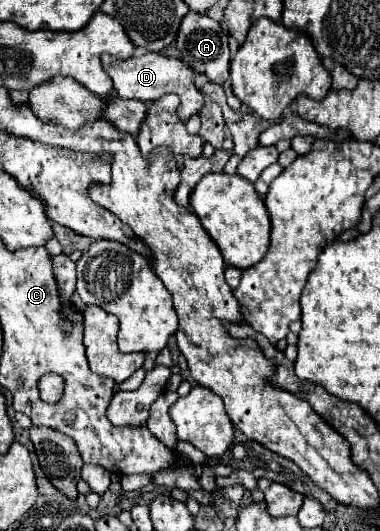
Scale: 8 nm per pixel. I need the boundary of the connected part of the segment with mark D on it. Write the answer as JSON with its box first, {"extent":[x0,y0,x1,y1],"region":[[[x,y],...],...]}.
{"extent":[102,53,204,121],"region":[[[144,53],[140,57],[130,57],[126,61],[118,61],[110,55],[102,55],[104,71],[112,77],[114,89],[122,99],[140,99],[140,101],[156,101],[162,95],[176,93],[180,97],[178,117],[180,121],[188,121],[192,115],[198,115],[204,107],[202,91],[194,85],[194,71],[184,65],[176,57],[166,57],[162,53]]]}

